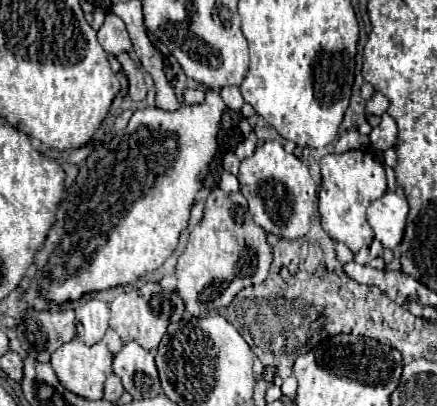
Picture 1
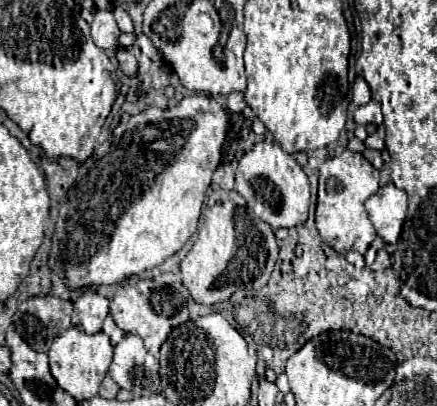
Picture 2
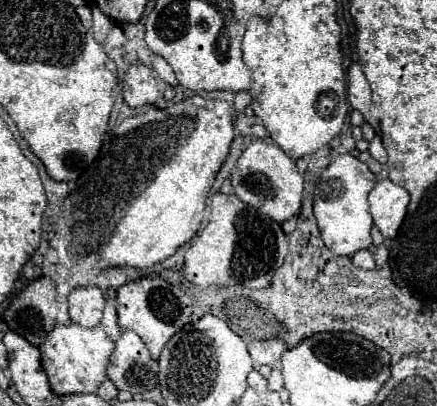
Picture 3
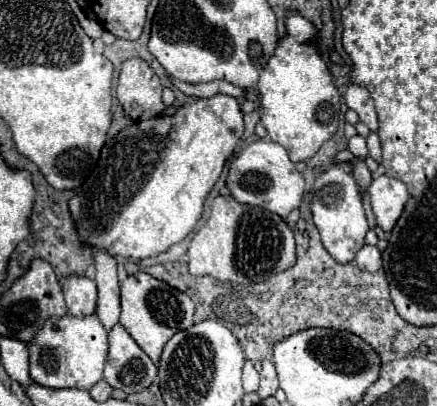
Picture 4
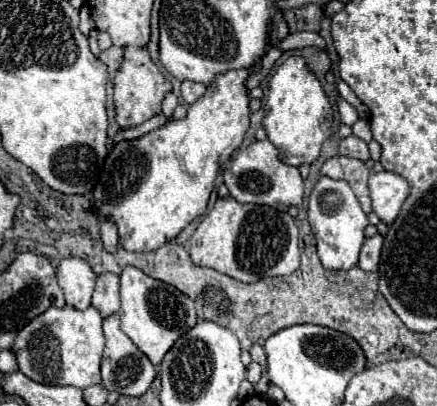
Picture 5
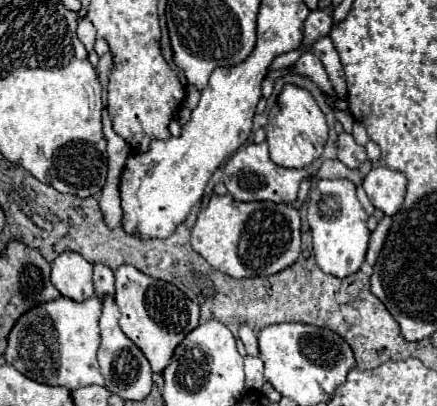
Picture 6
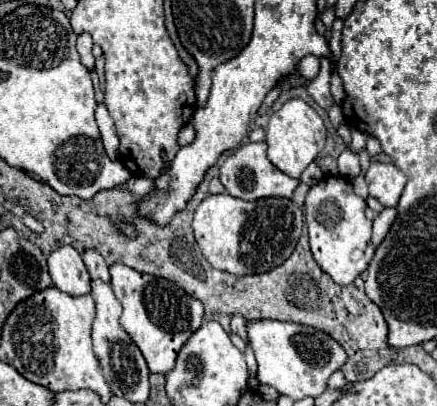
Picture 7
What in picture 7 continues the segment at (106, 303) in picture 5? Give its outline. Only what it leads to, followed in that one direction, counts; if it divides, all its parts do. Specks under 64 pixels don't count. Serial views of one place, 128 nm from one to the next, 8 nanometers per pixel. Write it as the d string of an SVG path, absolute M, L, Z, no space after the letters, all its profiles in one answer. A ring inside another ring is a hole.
M88 248L82 252L82 260L90 272L92 278L100 278L104 282L110 282L110 274L108 274L108 264L106 260L102 258L102 254L94 248Z

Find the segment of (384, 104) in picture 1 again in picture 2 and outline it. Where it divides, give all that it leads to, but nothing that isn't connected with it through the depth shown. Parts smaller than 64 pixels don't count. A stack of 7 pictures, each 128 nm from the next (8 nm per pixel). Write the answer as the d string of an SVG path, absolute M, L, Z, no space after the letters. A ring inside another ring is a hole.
M374 100L368 102L366 106L358 106L354 110L354 122L360 124L360 126L366 126L366 124L374 122L376 120L376 110L378 110L378 104Z

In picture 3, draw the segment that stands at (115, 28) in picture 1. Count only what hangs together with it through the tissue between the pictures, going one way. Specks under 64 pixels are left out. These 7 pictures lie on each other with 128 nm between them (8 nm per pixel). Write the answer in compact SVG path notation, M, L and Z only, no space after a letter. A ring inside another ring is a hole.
M92 6L92 14L94 14L94 26L92 26L94 38L96 38L98 42L104 42L106 32L112 28L112 20L108 20L108 16L104 16L98 6Z

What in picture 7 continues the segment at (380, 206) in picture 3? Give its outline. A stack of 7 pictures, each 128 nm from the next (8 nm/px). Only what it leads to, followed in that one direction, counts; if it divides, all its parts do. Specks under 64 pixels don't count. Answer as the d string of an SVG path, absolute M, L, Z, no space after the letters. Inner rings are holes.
M372 162L366 172L366 184L370 196L374 196L384 206L398 204L406 182L408 182L406 174L392 162Z

